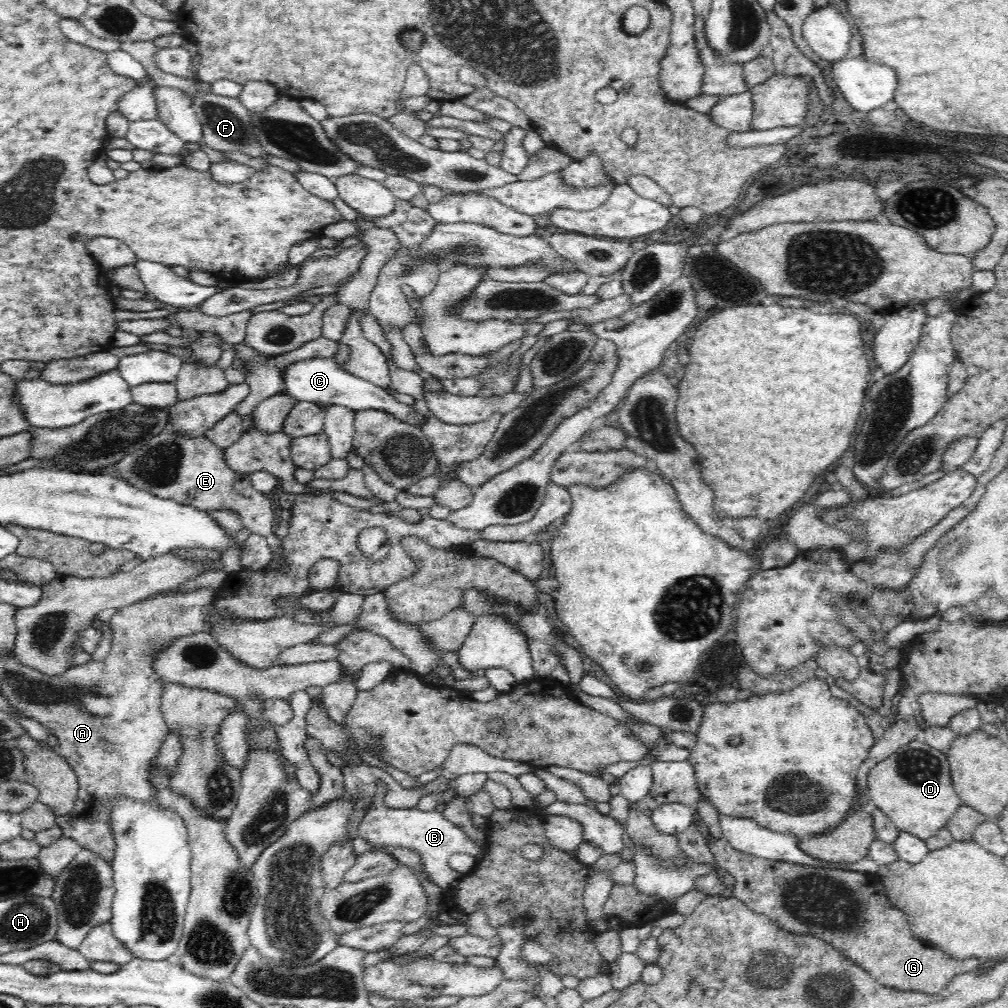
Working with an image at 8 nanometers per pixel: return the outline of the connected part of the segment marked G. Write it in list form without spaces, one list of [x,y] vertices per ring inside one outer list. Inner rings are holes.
[[[710,836],[708,839],[708,846],[710,851],[716,857],[716,862],[719,868],[725,869],[734,879],[735,887],[733,888],[733,896],[744,902],[747,907],[750,907],[754,912],[758,914],[764,914],[772,922],[776,923],[781,929],[787,930],[788,932],[801,935],[816,935],[816,937],[825,940],[829,945],[837,948],[844,956],[852,959],[858,966],[861,966],[866,972],[870,973],[870,976],[874,977],[876,981],[884,986],[892,987],[893,989],[903,991],[920,991],[926,994],[936,994],[940,992],[951,980],[958,974],[964,974],[970,972],[976,968],[979,968],[981,961],[979,958],[964,958],[955,959],[949,954],[946,954],[943,950],[934,949],[924,941],[916,938],[912,934],[910,926],[908,926],[908,920],[906,920],[906,914],[900,912],[898,908],[894,907],[893,904],[888,900],[886,896],[884,885],[880,882],[878,874],[870,876],[868,873],[854,872],[854,870],[847,869],[836,869],[836,868],[824,868],[820,866],[804,866],[803,864],[796,864],[794,862],[784,862],[783,860],[768,860],[767,858],[760,858],[752,854],[736,850],[725,838],[716,838]]]

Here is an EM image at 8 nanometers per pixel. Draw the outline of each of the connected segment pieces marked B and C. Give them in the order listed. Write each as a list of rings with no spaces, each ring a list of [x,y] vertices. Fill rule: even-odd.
[[[376,806],[374,810],[369,810],[365,820],[358,826],[358,836],[366,839],[372,847],[382,850],[384,847],[408,847],[420,853],[425,872],[433,880],[433,884],[442,889],[452,889],[459,886],[463,874],[456,872],[448,865],[448,859],[454,852],[468,853],[476,858],[484,853],[477,842],[470,840],[469,836],[458,825],[448,821],[444,814],[436,812],[421,812],[417,808],[406,809],[386,808],[386,806]]]
[[[310,358],[310,360],[290,364],[284,370],[284,386],[286,393],[296,401],[307,401],[323,407],[330,405],[344,406],[354,412],[384,410],[412,426],[420,427],[424,424],[426,418],[434,418],[430,411],[426,414],[419,414],[412,406],[395,400],[394,396],[391,396],[385,388],[380,388],[380,386],[350,374],[347,370],[338,366],[333,358]]]

